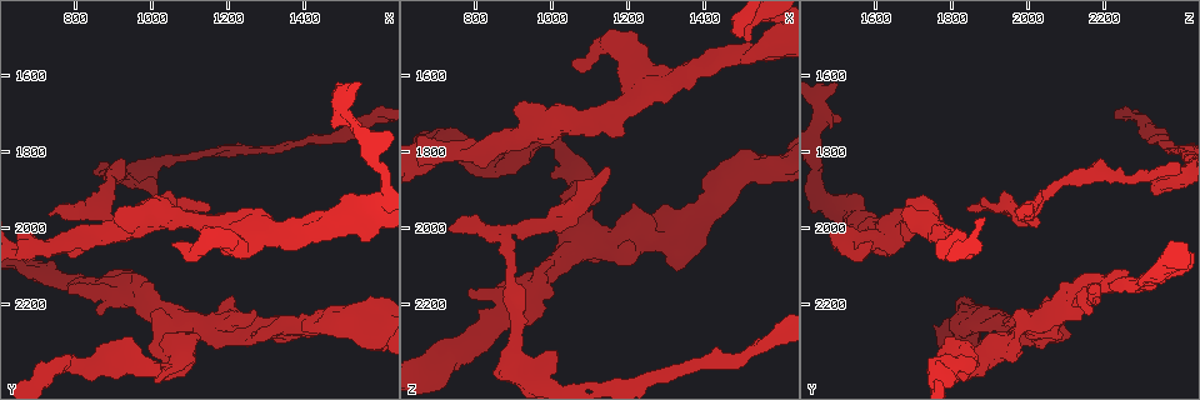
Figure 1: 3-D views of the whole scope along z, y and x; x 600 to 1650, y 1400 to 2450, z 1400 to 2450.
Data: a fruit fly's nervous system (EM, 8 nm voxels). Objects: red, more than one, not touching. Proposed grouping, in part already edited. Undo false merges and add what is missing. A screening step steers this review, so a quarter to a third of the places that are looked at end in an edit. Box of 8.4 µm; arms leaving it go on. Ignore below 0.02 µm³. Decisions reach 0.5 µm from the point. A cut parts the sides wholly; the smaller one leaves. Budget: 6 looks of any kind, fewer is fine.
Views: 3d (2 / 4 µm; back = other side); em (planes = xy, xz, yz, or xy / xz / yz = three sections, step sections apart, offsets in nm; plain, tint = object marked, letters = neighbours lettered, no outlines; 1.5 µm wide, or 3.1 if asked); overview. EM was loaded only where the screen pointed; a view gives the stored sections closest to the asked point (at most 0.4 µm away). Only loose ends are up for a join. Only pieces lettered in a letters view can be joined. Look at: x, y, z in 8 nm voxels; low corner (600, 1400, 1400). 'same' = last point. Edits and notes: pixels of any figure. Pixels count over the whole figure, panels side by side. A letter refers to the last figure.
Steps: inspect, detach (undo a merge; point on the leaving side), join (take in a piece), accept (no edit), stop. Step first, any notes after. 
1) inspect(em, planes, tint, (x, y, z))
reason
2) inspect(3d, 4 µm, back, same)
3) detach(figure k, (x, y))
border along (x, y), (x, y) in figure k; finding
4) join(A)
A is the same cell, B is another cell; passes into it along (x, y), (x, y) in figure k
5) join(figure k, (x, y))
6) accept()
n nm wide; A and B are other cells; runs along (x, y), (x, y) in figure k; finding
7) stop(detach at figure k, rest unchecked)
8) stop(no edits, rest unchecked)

inspect(em, yz, step 4, letters, (1395, 2265, 1875))
stops while still wide

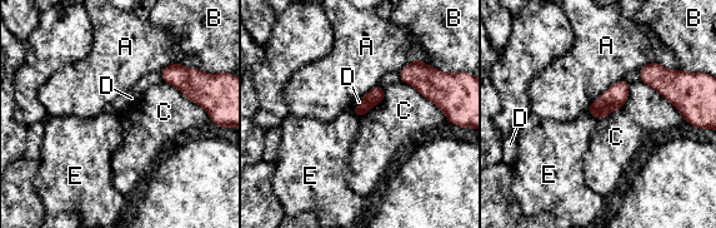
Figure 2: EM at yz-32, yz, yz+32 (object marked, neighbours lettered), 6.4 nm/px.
inspect(em, planes, letters, same)

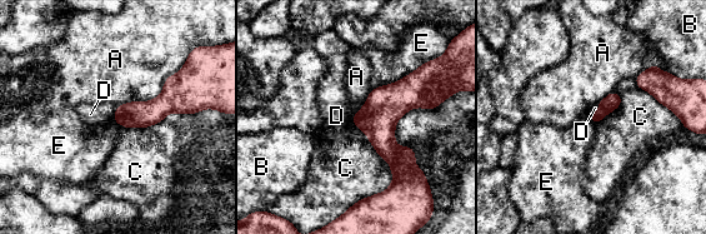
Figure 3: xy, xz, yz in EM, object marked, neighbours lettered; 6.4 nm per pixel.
accept()
A, B, C, D and E are other cells; border along (116, 108), (113, 119) in figure 3; none of them fits

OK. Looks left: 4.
inspect(em, planes, letters, (1145, 1945, 1840))
an open end

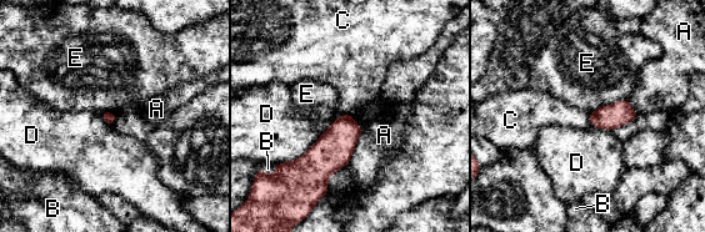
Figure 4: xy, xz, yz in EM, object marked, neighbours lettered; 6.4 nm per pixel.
accept()
D touches over 480 nm; A, B, C, D and E are other cells; border along (588, 114), (590, 124) in figure 4; no lettered piece goes on from it

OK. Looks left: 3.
inspect(em, planes, letters, (860, 2205, 2170))
free end

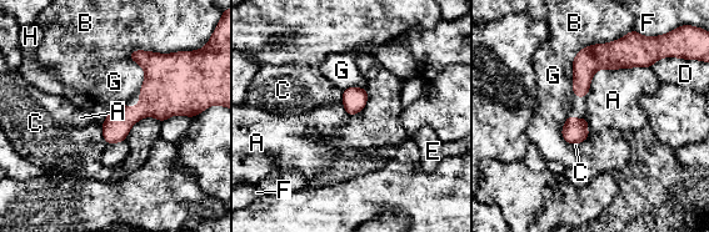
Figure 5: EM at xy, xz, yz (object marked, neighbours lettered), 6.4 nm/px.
accept()
A, B, C, D, E, F, G and H are other cells; no lettered piece goes on from it

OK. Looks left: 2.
stop(no edits, rest unchecked)

